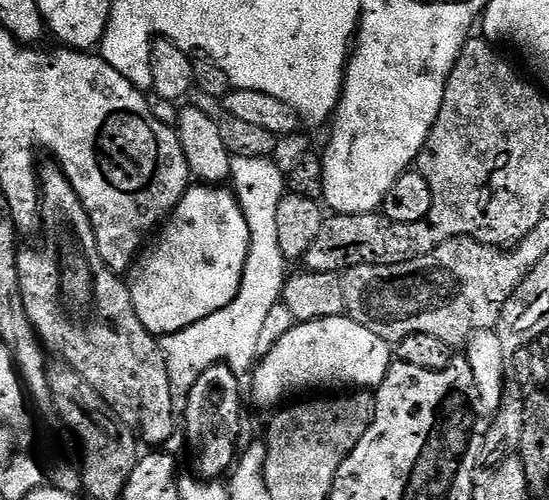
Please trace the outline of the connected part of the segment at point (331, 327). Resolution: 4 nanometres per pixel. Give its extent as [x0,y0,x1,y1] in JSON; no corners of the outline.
[251,314,394,409]

